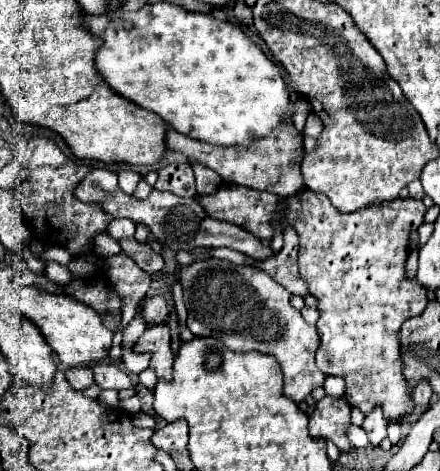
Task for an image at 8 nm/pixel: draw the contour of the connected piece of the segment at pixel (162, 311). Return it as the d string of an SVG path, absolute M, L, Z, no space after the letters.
M154 296L154 298L144 298L138 304L138 314L142 316L146 326L160 326L168 318L170 308L162 296Z

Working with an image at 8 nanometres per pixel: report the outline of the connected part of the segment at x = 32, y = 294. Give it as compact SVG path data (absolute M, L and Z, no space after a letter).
M22 286L14 292L16 298L16 310L26 314L42 332L44 340L52 348L52 352L58 356L60 364L66 368L70 366L88 366L92 362L100 362L108 358L110 346L112 346L112 332L104 326L102 318L94 312L94 308L70 298L70 296L58 296L48 294L36 286Z

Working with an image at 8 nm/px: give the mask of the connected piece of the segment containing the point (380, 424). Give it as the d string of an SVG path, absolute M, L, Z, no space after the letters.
M374 408L374 410L366 416L362 428L366 430L366 434L368 434L372 446L378 446L378 444L386 438L386 426L388 426L388 422L384 420L380 408Z

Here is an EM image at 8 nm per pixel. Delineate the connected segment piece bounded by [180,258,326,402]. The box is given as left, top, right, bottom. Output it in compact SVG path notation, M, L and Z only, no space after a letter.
M208 258L180 270L184 304L190 312L188 328L194 336L212 336L234 352L258 350L278 360L284 388L282 394L294 402L310 396L314 386L324 384L324 374L314 362L320 338L316 326L304 322L302 314L292 308L290 292L276 284L266 272L254 266L236 266L228 260Z

